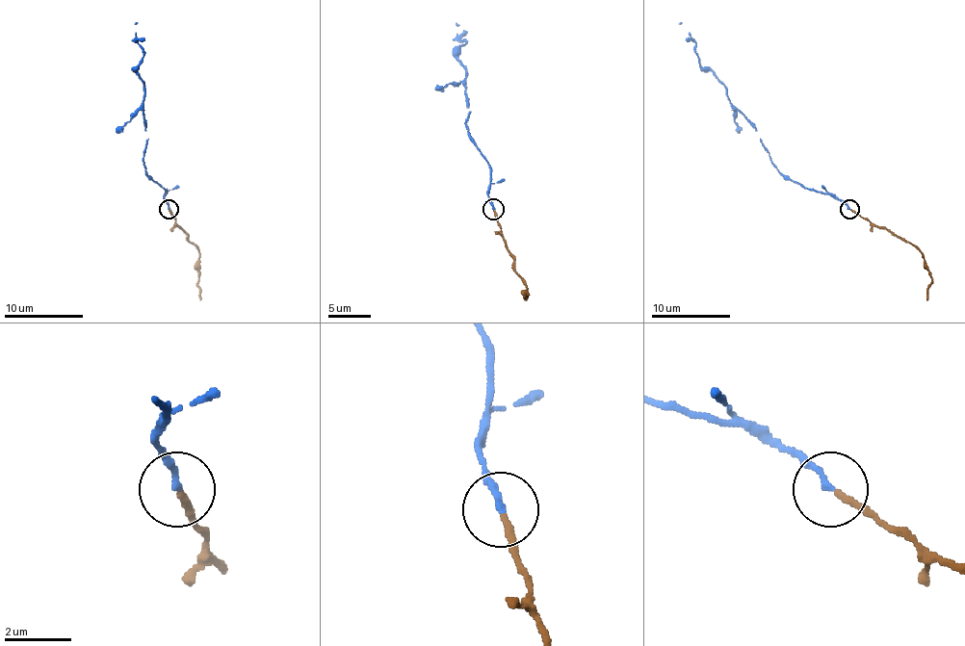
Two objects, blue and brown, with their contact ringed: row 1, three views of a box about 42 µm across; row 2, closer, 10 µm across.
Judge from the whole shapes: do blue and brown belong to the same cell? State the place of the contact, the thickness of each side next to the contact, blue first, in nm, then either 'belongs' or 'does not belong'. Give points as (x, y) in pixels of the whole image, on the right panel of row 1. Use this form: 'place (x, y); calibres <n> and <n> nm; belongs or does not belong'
place (849, 209); calibres 180 and 190 nm; belongs

